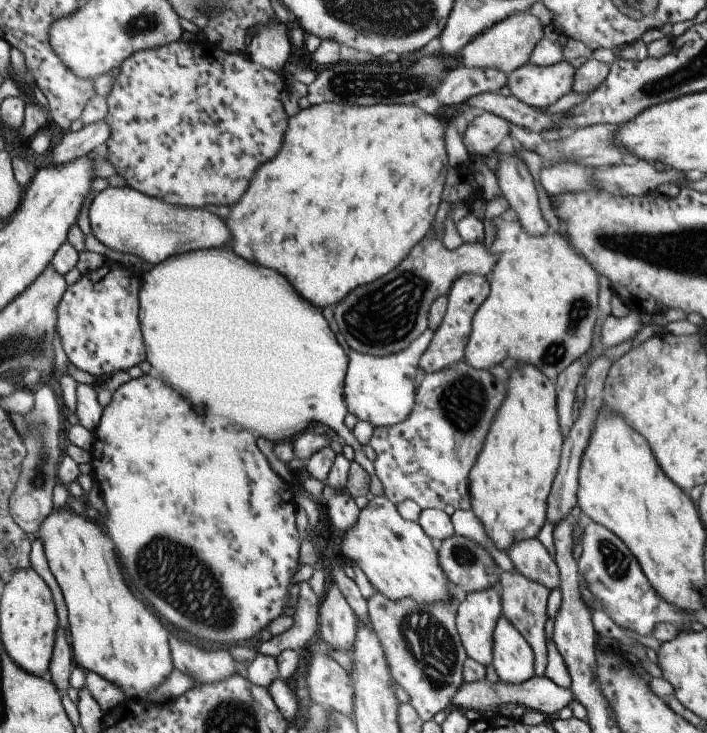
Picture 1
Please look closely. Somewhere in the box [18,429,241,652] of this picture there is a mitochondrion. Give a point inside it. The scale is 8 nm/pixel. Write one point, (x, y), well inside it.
(38, 460)

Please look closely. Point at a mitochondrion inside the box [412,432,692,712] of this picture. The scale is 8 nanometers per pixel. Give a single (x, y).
(614, 562)

